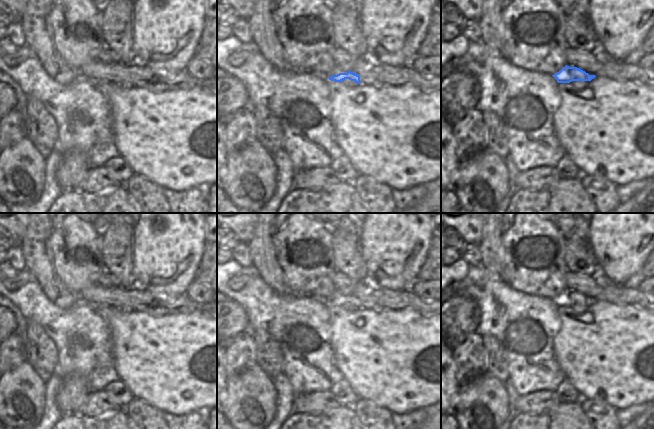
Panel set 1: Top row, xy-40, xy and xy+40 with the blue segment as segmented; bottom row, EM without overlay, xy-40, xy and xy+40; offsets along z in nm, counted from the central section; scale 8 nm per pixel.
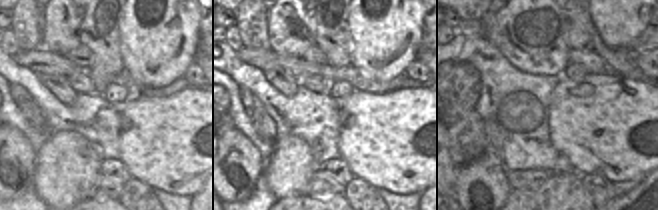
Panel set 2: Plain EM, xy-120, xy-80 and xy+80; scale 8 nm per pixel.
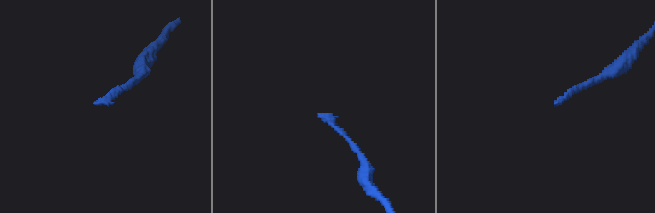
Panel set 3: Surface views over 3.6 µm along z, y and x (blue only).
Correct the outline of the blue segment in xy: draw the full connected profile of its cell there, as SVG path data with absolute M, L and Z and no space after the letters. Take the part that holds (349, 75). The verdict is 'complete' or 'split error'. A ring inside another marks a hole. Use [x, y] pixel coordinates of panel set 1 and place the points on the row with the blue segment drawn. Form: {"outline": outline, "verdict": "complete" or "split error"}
{"outline": "M348 71L347 73L331 75L328 79L331 81L340 82L349 88L353 88L360 84L360 76L351 71Z", "verdict": "split error"}

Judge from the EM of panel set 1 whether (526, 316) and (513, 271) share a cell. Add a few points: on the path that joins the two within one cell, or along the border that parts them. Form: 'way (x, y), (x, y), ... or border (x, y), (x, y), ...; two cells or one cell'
border (501, 280), (521, 292), (542, 297); two cells

